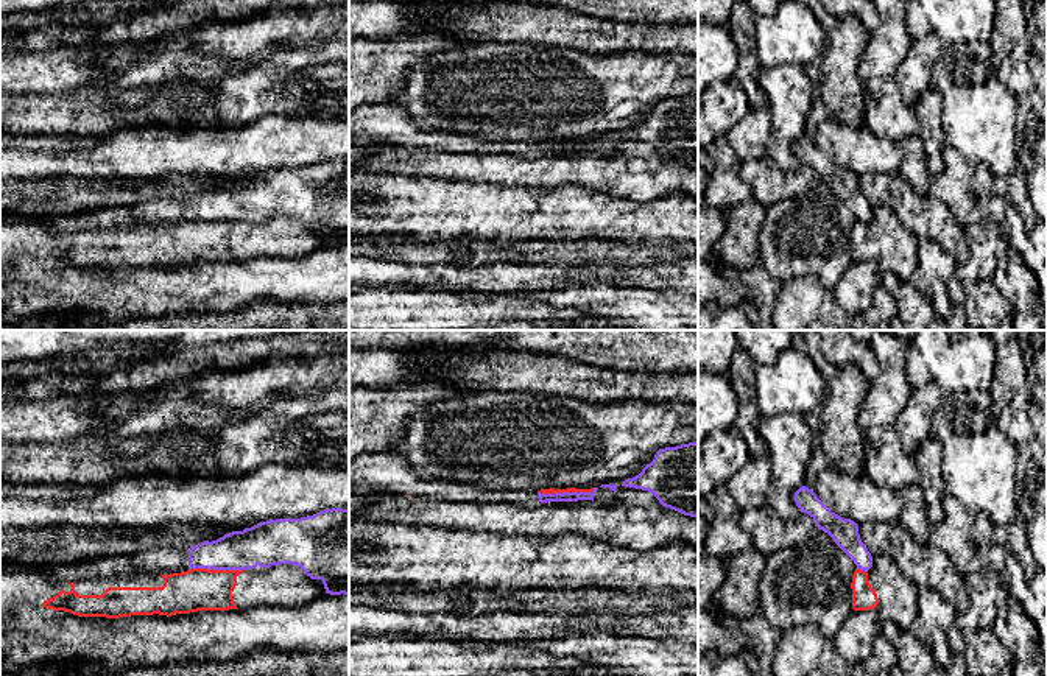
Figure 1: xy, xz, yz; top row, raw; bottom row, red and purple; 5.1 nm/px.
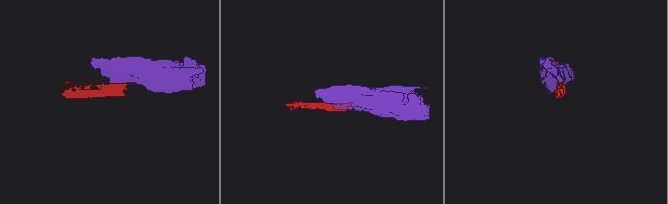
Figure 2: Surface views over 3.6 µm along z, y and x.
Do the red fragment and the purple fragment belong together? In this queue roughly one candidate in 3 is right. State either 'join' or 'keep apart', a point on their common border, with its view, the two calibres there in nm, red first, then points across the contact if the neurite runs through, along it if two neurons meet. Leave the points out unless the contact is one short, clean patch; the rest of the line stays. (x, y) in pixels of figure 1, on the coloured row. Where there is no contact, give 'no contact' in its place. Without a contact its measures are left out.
keep apart; meets red in xz at (566, 491); 30 nm thick on the red side, 50 nm on the other; border along xz (594, 488), (591, 491), (538, 494)

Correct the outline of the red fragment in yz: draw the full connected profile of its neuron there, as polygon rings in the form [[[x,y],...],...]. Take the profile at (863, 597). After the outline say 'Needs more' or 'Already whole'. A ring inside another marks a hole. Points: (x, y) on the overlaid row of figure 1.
[[[872,556],[868,572],[855,569],[852,575],[852,609],[876,609],[880,621],[893,621],[910,629],[918,615],[918,590],[897,562],[887,556]]]. Needs more

